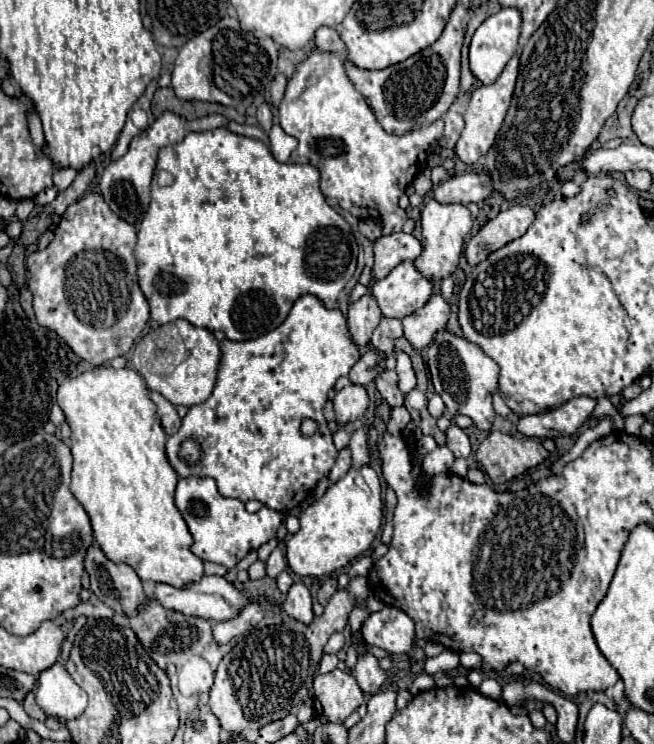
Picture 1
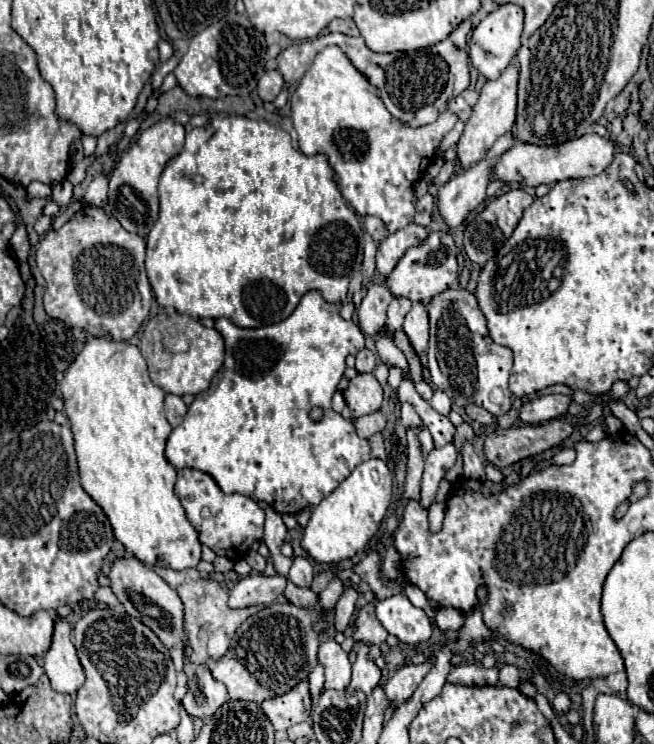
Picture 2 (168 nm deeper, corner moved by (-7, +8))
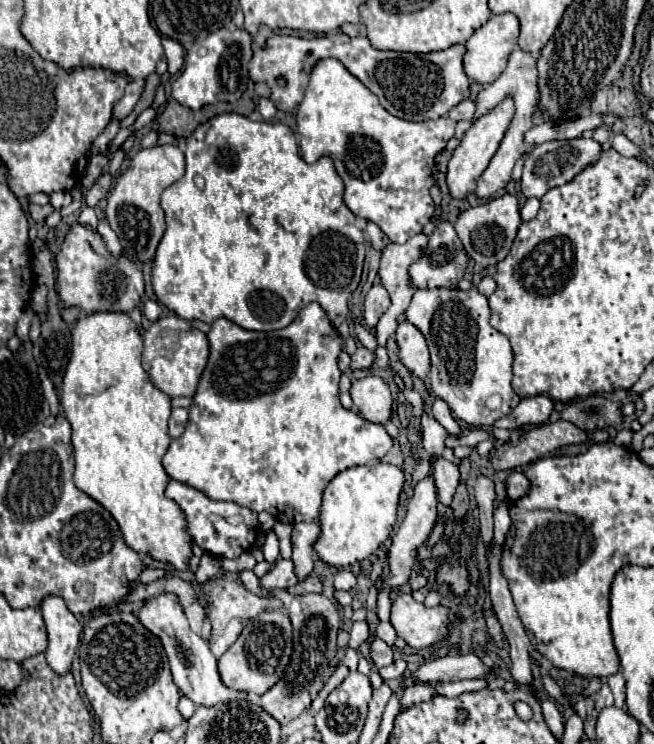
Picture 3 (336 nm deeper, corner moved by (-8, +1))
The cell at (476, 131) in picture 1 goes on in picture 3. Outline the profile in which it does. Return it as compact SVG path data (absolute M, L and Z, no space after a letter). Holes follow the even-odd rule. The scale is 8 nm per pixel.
M509 98L505 102L501 102L501 106L497 106L495 110L491 110L489 114L481 116L469 130L467 134L463 136L461 144L453 150L453 158L449 160L449 168L447 168L447 176L445 176L445 182L447 182L447 188L449 188L449 194L451 198L455 200L461 200L465 198L467 194L475 192L475 184L479 180L479 176L485 172L489 160L493 158L497 146L501 144L501 138L513 118L513 102L509 102Z

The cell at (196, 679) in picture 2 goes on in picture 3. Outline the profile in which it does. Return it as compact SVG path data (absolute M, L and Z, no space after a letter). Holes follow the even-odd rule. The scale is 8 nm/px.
M161 594L157 598L147 600L139 612L139 620L147 630L151 630L155 636L159 636L159 640L163 642L163 648L167 652L169 664L171 664L173 682L177 684L181 694L191 698L197 706L215 706L219 702L231 700L233 696L243 696L241 692L231 690L221 682L219 672L217 672L217 658L211 654L209 644L191 632L177 596Z

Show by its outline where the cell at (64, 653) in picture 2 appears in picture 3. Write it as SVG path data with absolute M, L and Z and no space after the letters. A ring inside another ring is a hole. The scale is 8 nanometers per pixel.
M55 594L41 600L41 614L49 634L49 648L45 652L47 662L57 674L65 674L65 670L71 670L71 662L79 646L81 624L69 612L65 600Z

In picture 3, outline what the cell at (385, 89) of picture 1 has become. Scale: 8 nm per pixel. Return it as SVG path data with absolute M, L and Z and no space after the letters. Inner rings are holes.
M343 32L317 36L317 38L299 38L273 34L267 38L263 48L255 48L249 60L249 76L251 80L259 80L271 88L271 102L277 110L291 112L303 100L303 92L309 82L311 68L321 58L337 58L355 78L359 78L397 118L423 122L431 118L445 116L453 106L457 106L467 90L469 80L463 70L463 52L461 44L447 48L445 52L429 52L429 54L411 54L411 52L393 52L393 50L377 50L371 46L369 38L349 38ZM285 76L287 86L279 88L277 78Z

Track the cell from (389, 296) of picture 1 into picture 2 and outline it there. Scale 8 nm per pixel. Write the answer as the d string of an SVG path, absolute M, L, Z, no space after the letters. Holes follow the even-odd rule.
M438 231L430 233L426 241L422 241L416 247L410 247L406 255L398 261L394 271L386 277L386 287L394 297L406 297L410 301L430 301L432 297L440 295L442 291L450 289L458 279L458 263L456 263L456 245L452 235Z

